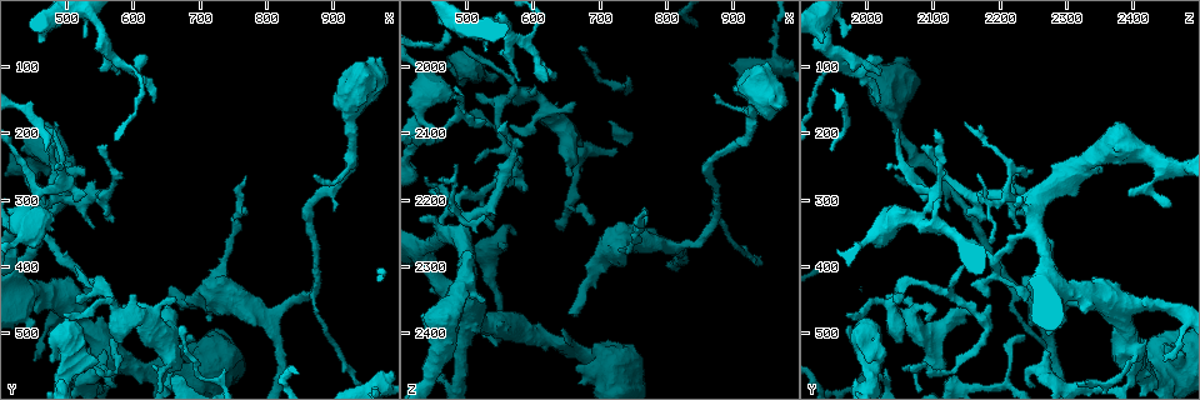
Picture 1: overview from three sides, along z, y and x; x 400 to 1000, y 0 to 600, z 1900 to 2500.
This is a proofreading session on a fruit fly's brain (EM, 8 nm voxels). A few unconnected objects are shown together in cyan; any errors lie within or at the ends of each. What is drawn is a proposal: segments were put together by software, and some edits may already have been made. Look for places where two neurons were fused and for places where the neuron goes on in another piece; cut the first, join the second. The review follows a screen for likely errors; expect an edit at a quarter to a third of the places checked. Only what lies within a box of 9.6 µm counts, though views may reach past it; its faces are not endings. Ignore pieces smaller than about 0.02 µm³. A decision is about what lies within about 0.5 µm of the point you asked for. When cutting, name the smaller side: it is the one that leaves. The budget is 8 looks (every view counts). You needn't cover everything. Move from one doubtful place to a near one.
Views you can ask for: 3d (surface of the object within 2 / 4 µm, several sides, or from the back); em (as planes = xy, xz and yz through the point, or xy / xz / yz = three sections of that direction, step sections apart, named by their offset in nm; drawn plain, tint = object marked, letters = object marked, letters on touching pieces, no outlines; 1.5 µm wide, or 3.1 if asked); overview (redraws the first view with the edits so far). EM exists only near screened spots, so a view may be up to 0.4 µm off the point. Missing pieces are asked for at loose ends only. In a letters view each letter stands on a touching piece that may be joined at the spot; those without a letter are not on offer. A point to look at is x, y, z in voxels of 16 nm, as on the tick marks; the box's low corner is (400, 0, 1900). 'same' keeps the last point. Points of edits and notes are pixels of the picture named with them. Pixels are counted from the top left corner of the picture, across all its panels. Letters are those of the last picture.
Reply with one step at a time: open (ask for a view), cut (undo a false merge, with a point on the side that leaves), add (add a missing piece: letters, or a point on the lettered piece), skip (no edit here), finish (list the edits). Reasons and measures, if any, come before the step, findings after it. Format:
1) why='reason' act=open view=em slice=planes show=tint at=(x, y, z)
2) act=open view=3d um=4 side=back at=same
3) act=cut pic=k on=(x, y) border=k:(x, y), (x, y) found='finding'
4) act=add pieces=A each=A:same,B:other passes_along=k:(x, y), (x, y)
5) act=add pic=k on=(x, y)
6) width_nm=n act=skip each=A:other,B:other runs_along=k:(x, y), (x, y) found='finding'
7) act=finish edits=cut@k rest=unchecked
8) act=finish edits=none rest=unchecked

act=open view=em slice=planes show=tint at=(450, 545, 2450)

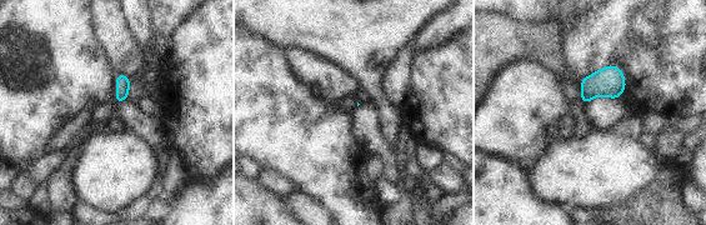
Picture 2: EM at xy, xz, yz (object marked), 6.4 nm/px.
why='what lies round it' act=open view=em slice=planes show=letters at=same

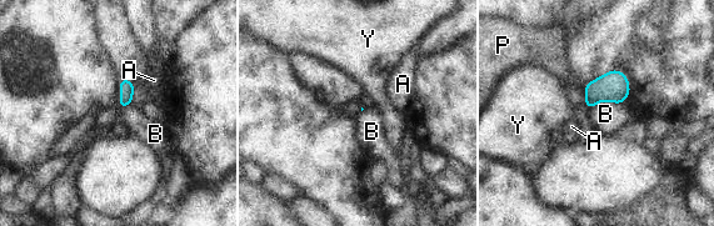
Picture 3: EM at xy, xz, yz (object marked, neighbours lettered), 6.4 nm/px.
act=skip each=A:other,B:other,P:other,Y:other border=3:(623, 101), (599, 101), (590, 109) found='no lettered piece goes on from it'

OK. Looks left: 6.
why='thick end' act=open view=em slice=xz step=4 show=letters at=(450, 370, 2010)

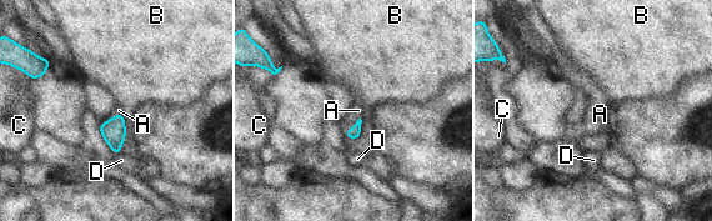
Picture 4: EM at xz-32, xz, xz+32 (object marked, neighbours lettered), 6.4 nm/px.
longest_contact=A:150nm act=add pieces=A each=A:same,B:other,C:other,D:other passes_along=4:(355, 131), (354, 125), (359, 110) found='the neuron continues'

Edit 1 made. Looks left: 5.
why='tapers out' act=open view=em slice=xy step=4 show=letters at=(435, 265, 2165)

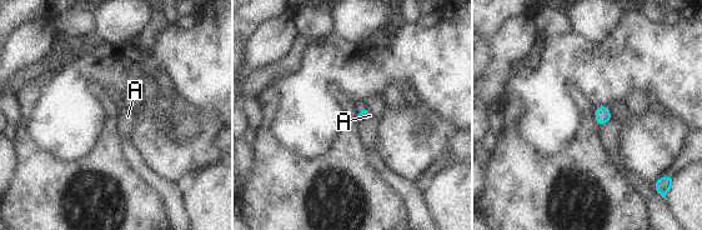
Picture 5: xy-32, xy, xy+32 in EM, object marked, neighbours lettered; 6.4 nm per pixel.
why='cut it another way' act=open view=em slice=planes show=letters at=same

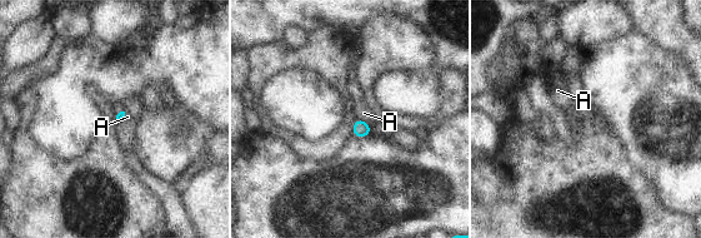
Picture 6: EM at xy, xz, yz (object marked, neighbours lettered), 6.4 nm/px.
act=skip each=A:other border=6:(359, 118), (364, 122) found='no lettered piece goes on from it'

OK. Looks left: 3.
act=finish edits=add@4 rest=unchecked

